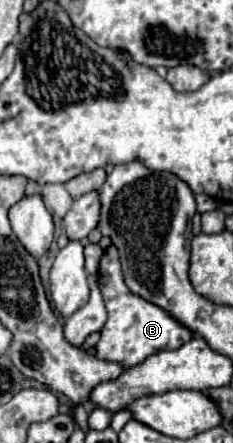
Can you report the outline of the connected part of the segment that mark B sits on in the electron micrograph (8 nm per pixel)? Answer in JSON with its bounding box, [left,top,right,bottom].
[95,245,193,367]

